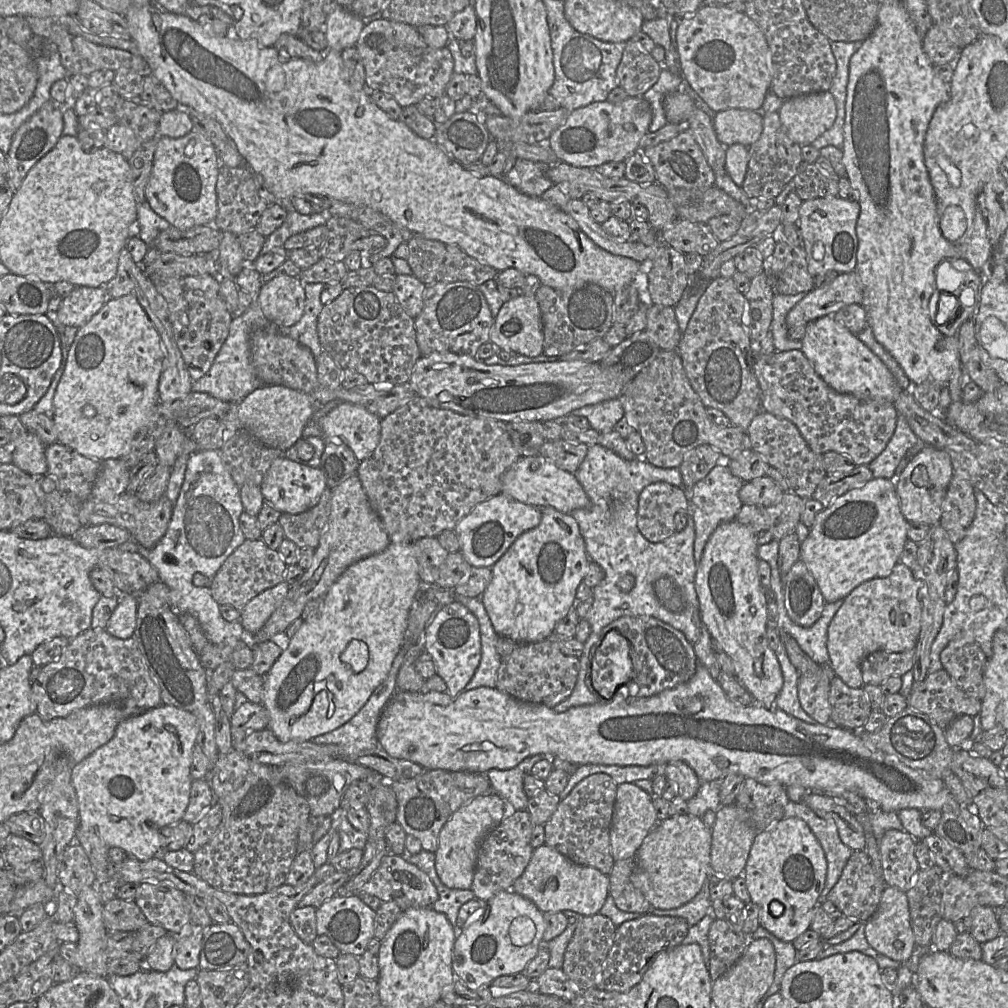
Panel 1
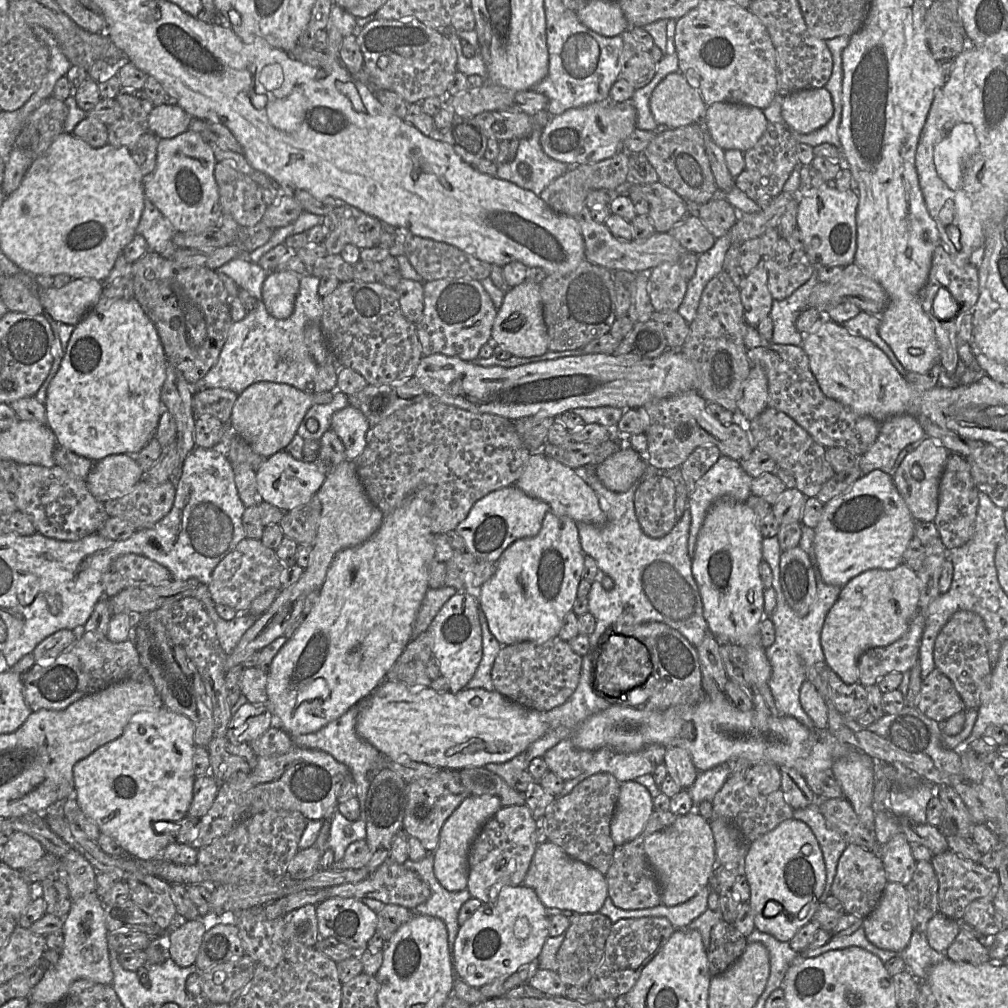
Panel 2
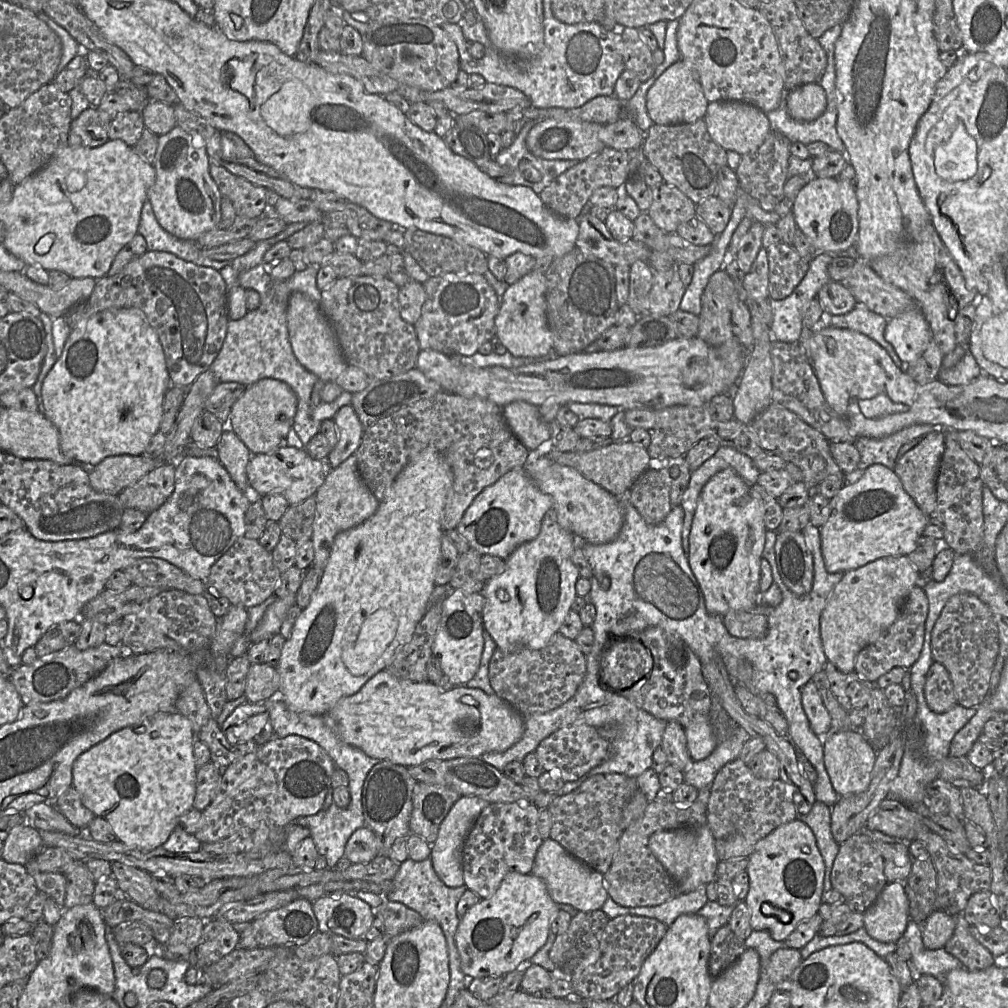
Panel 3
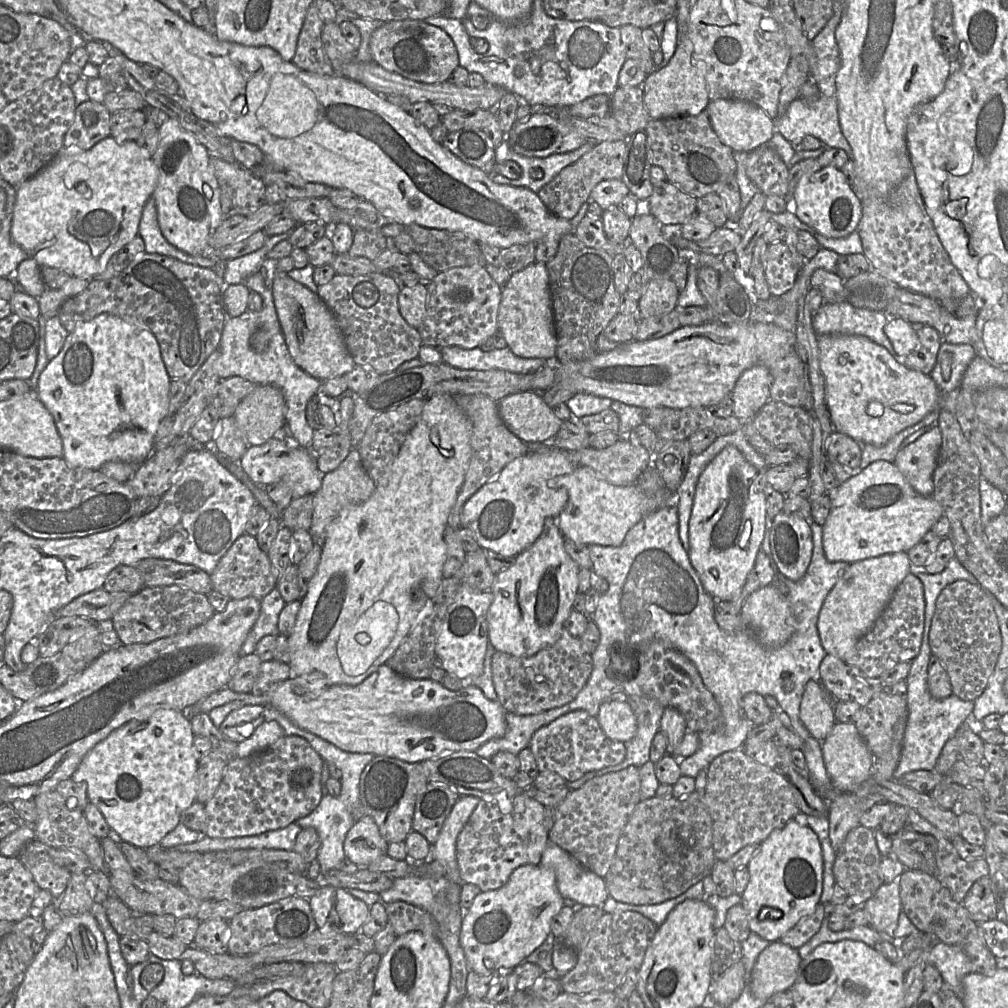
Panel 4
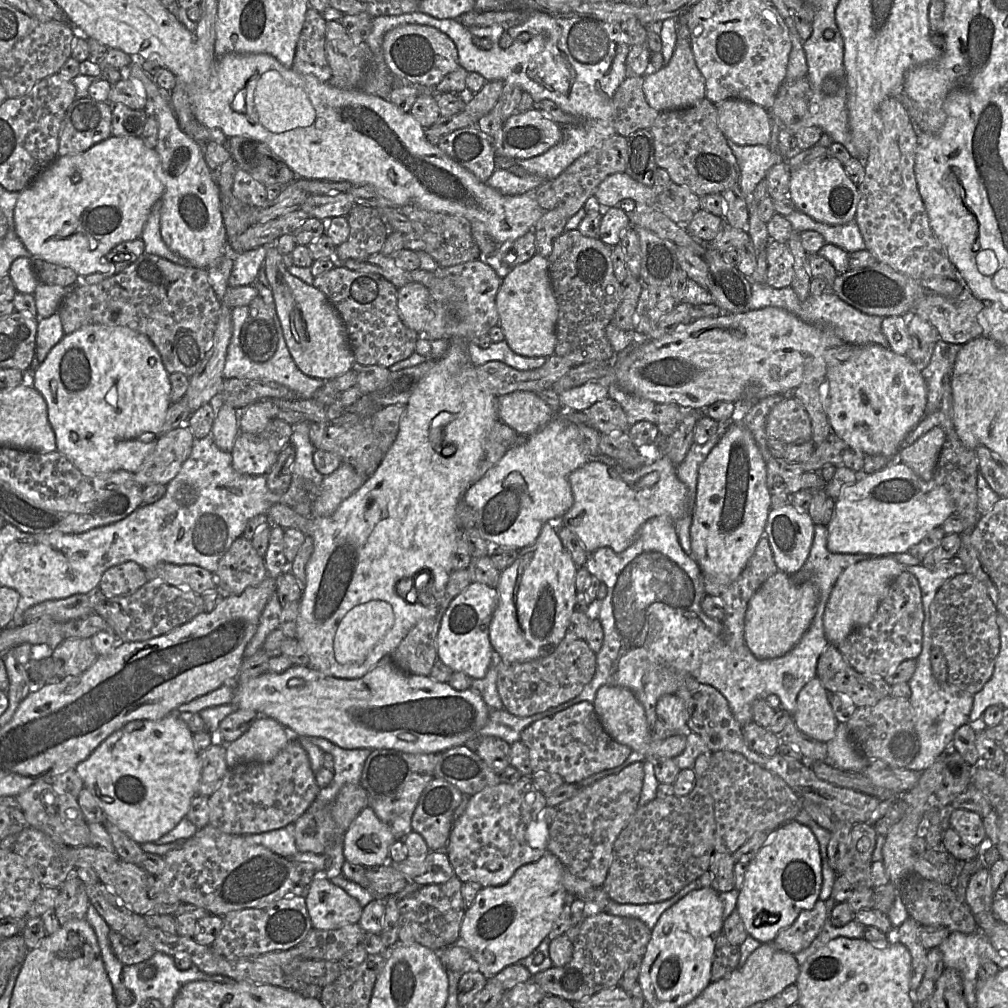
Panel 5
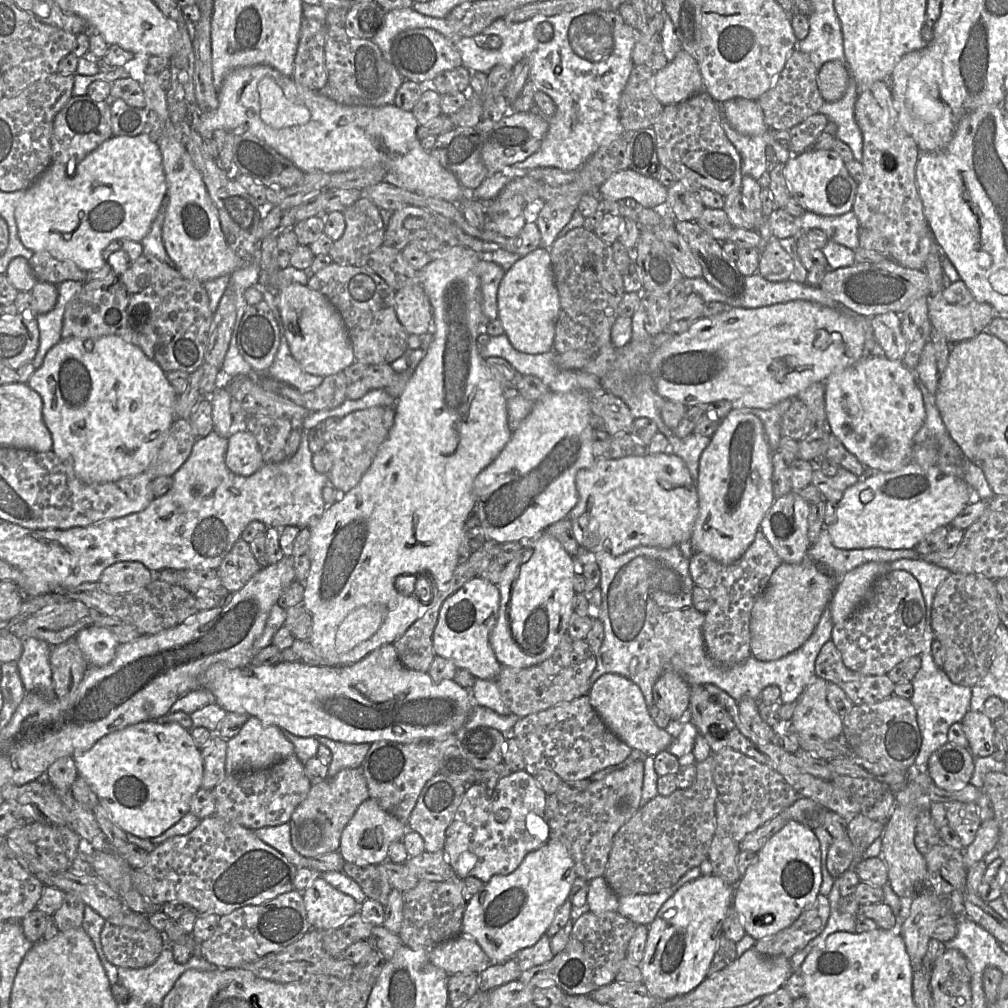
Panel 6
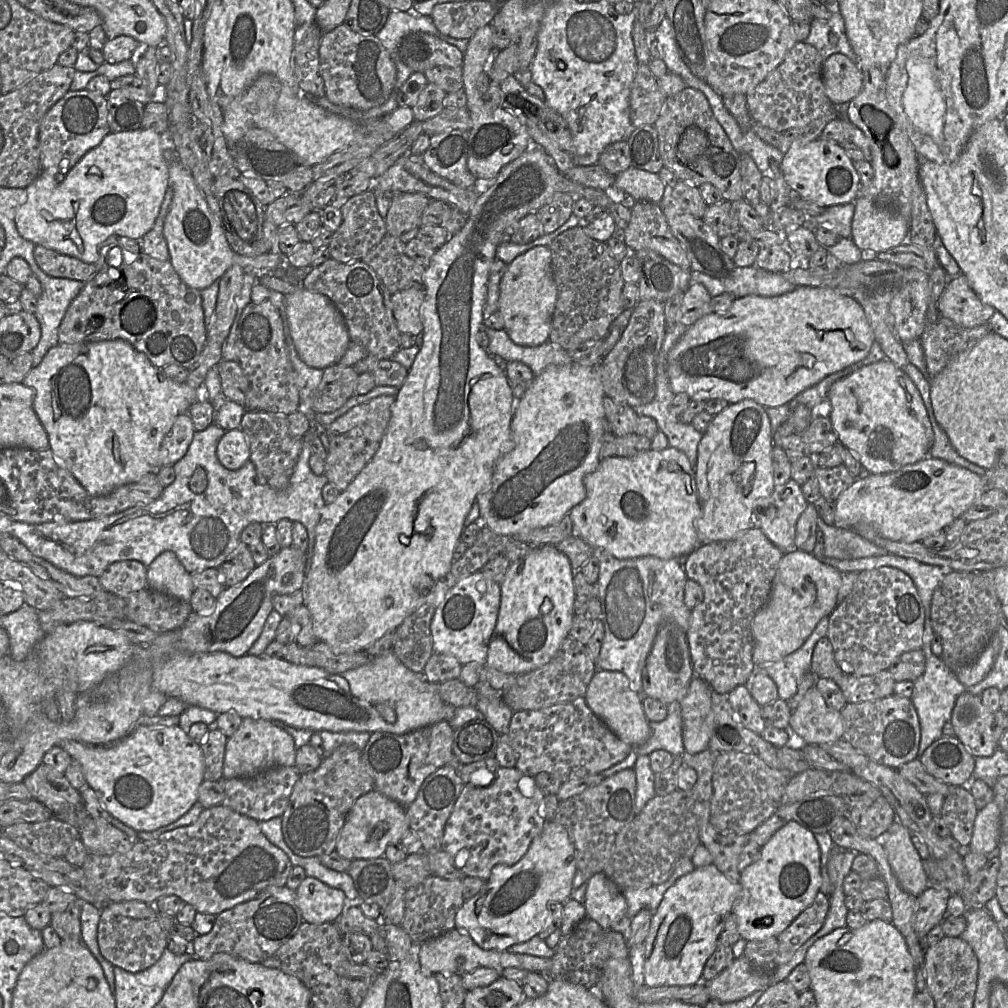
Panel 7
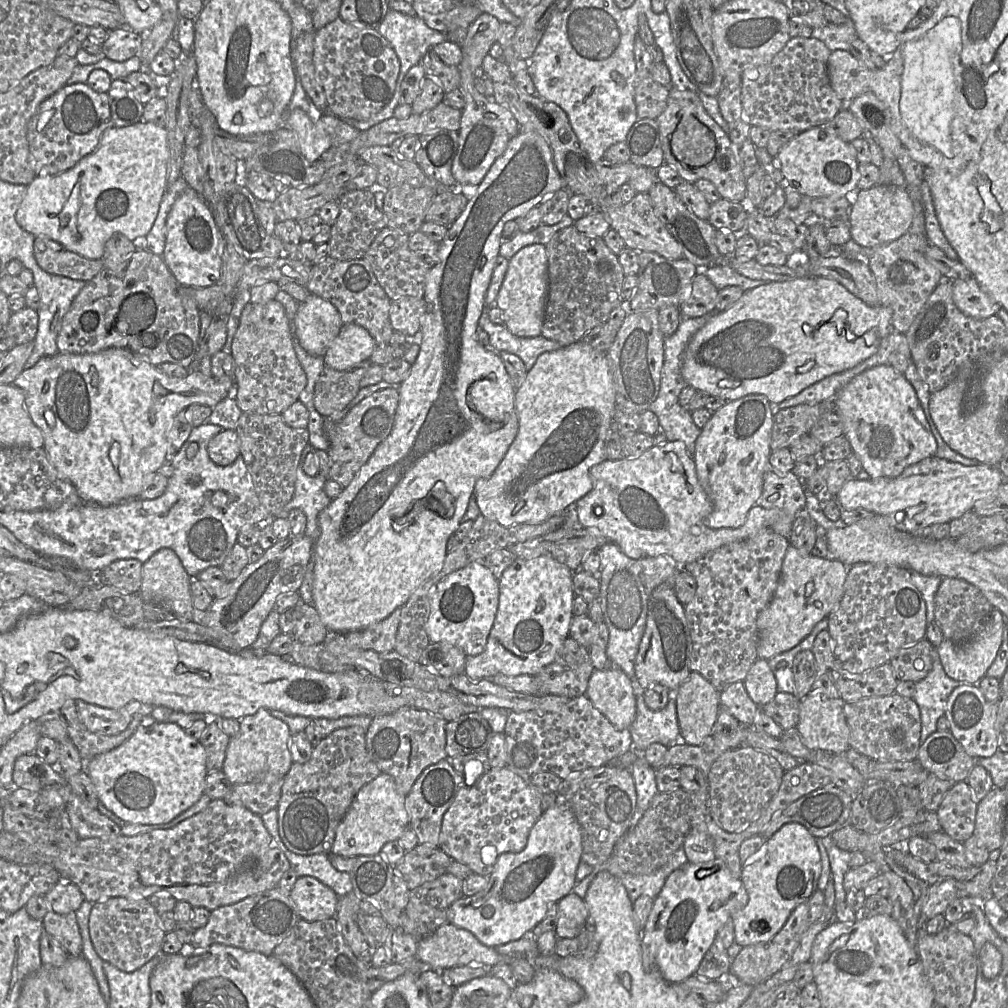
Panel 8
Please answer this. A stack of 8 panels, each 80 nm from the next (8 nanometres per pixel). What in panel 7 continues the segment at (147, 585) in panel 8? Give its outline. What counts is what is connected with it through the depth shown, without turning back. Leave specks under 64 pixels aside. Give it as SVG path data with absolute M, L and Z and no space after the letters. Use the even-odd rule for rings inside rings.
M164 551L147 567L147 588L190 602L194 592L191 574L176 554Z

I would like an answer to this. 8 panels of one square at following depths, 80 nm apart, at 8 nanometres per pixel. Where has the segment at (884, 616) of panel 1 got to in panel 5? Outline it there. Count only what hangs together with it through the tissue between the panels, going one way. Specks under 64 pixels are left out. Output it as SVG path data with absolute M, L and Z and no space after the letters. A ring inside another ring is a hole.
M878 556L857 562L843 571L830 594L823 615L824 633L829 644L837 646L854 630L872 620L891 583L905 571L904 566L892 556Z

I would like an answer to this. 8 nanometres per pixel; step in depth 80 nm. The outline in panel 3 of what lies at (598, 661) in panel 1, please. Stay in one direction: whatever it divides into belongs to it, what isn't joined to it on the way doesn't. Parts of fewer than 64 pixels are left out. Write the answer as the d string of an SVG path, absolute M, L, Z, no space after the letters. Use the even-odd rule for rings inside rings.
M614 636L604 647L600 663L600 682L611 691L624 691L647 676L652 667L651 653L638 639Z

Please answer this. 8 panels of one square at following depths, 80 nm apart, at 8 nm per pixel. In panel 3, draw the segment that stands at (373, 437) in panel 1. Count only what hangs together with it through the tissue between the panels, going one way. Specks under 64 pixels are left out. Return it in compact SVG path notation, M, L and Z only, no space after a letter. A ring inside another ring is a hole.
M352 405L342 406L333 419L339 429L339 440L334 448L332 448L326 459L326 462L330 468L336 468L357 451L365 432Z

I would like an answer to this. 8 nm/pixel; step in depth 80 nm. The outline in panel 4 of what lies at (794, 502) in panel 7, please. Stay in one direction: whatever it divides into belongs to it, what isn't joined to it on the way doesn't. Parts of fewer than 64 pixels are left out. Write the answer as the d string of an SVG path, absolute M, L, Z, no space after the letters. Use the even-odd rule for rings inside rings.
M781 511L773 518L769 534L772 559L778 571L791 581L800 580L812 558L813 538L809 523Z

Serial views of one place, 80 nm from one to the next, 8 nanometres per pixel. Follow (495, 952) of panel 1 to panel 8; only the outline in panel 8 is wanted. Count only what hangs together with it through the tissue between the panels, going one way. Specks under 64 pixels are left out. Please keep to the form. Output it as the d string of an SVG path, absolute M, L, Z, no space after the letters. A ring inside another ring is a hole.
M560 801L544 811L532 828L525 848L518 853L507 852L499 856L486 887L473 896L462 896L448 908L448 922L471 932L481 943L497 947L519 940L531 931L547 913L550 905L557 903L573 891L576 871L582 856L580 825L566 801Z

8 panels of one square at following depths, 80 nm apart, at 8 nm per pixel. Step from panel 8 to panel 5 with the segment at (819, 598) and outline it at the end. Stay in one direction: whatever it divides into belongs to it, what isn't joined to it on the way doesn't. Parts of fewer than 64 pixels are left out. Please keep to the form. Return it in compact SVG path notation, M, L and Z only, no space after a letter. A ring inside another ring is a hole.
M777 571L769 577L748 602L745 614L745 643L761 660L785 655L803 637L816 613L819 592L810 582L795 583L791 577Z

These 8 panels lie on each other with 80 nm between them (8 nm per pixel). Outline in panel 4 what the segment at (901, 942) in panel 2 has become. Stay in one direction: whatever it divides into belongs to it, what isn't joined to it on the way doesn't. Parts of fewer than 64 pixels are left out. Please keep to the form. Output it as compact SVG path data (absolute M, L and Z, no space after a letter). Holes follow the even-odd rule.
M898 880L880 886L865 903L863 910L872 928L879 933L893 936L898 926L899 914L902 911Z

